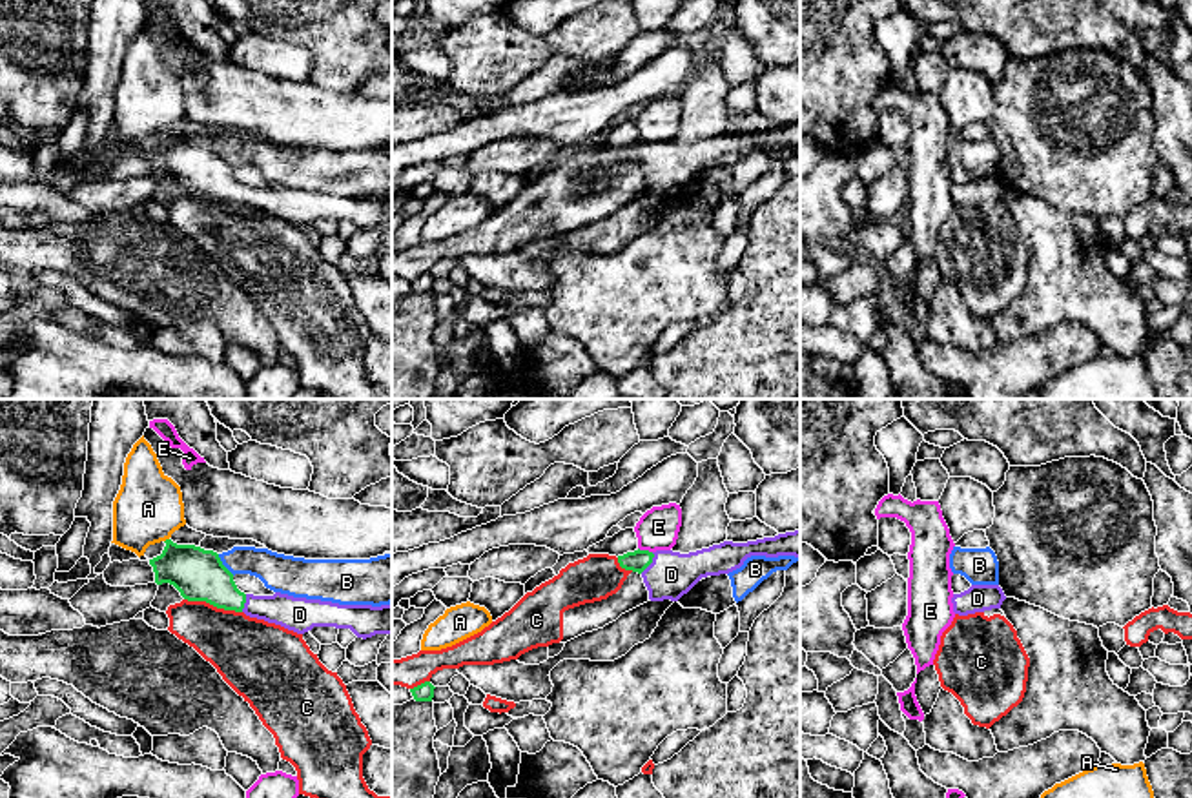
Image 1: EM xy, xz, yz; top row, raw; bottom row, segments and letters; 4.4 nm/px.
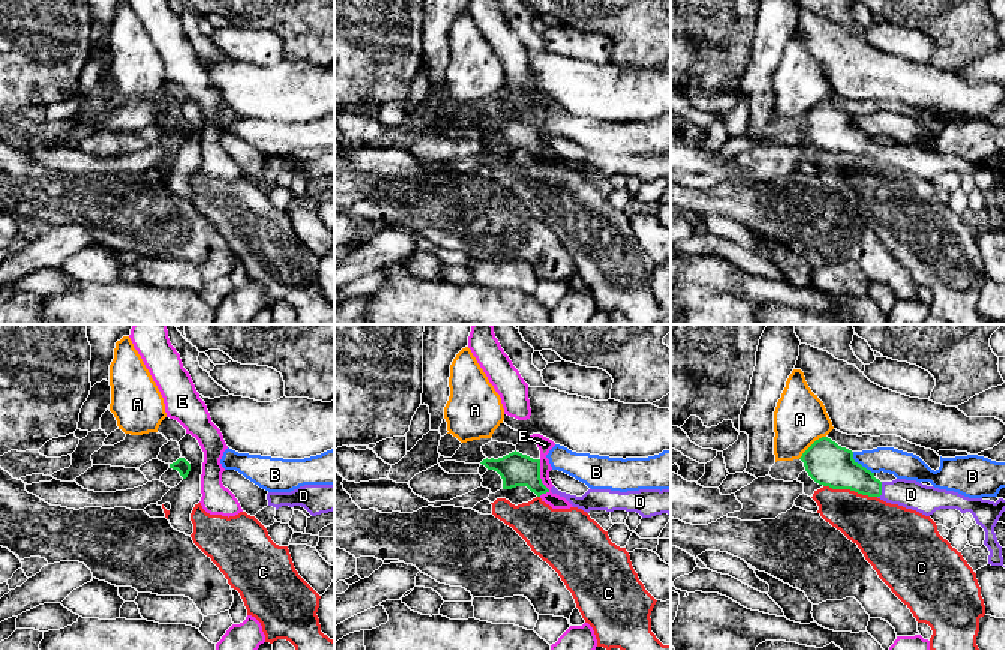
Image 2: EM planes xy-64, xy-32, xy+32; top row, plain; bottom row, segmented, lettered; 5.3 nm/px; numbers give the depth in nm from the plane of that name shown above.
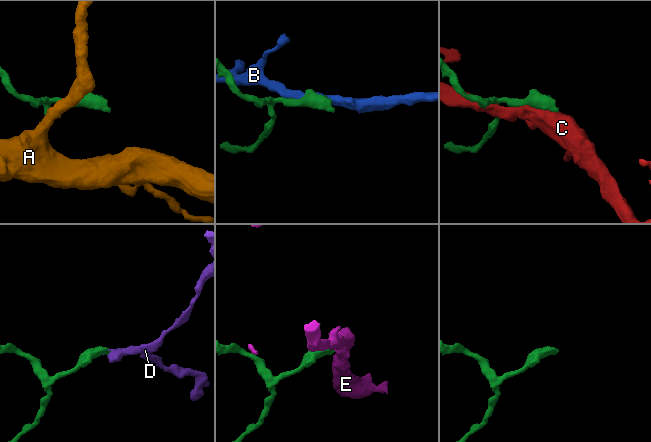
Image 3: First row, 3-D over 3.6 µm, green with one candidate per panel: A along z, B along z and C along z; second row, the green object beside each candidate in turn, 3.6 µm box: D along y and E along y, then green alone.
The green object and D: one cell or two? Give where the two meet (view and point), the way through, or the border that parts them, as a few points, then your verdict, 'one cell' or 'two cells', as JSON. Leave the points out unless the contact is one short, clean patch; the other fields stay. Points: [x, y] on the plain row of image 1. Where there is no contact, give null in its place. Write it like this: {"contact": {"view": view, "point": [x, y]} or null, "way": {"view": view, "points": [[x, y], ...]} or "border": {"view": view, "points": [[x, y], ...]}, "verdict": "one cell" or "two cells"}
{"contact": {"view": "xz", "point": [649, 155]}, "way": {"view": "xz", "points": [[638, 152], [649, 155], [671, 166]]}, "verdict": "one cell"}

